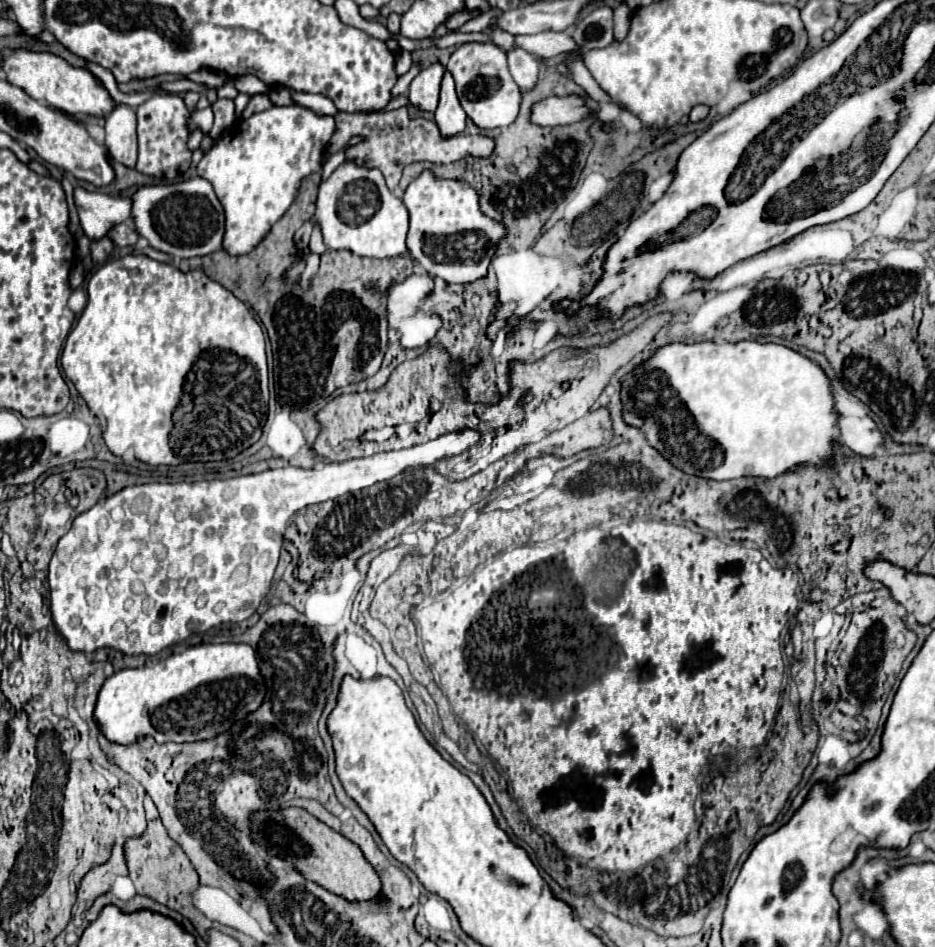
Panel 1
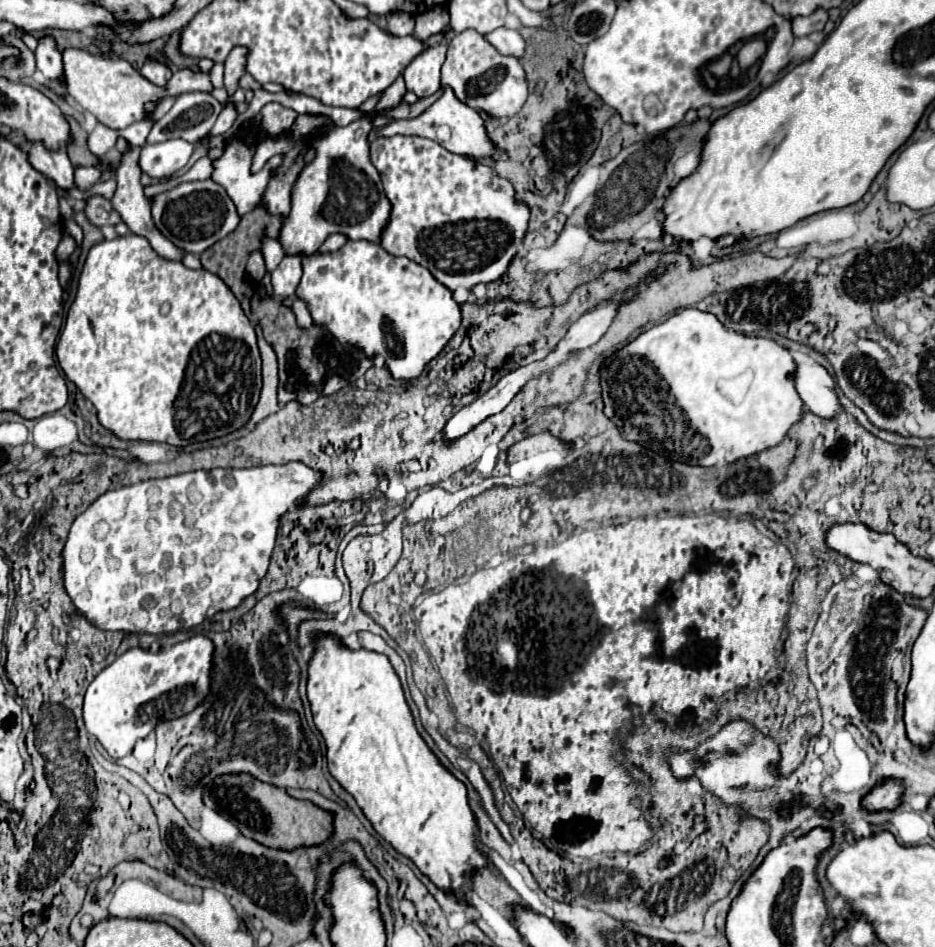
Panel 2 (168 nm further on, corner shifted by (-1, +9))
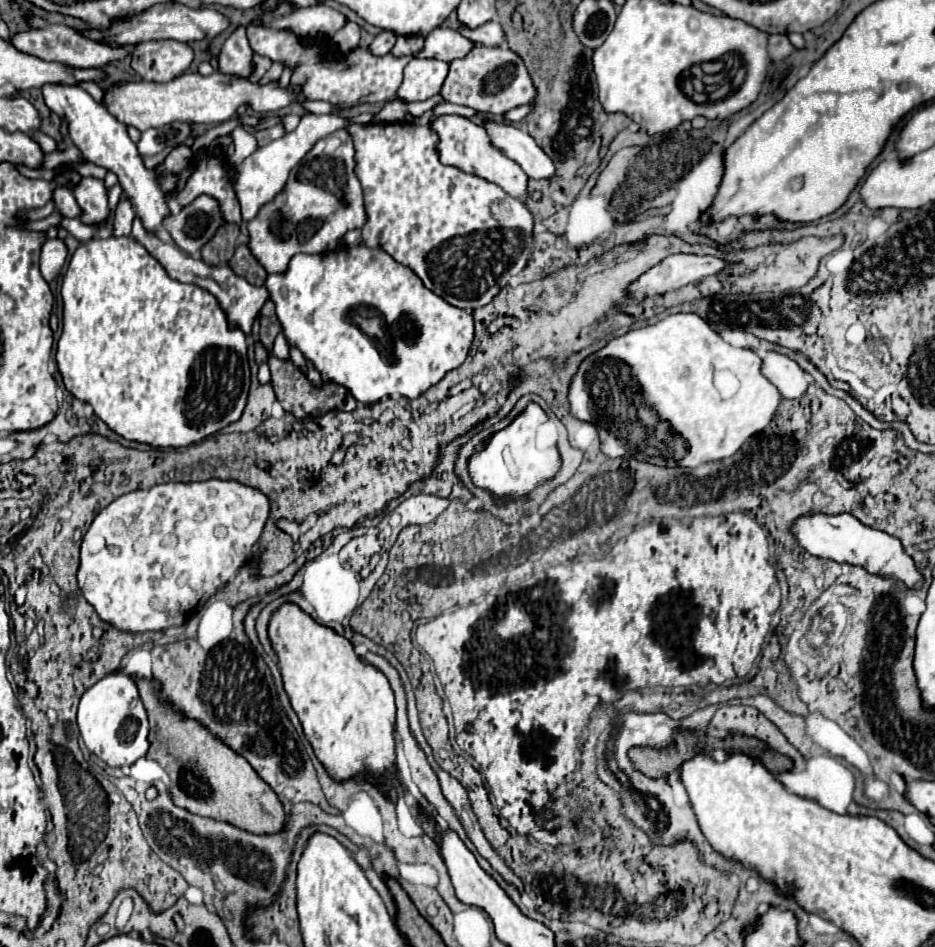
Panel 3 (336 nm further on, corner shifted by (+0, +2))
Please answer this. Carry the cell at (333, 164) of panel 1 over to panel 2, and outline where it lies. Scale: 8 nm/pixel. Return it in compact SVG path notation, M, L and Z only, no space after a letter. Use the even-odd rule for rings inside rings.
M451 87L445 89L445 93L427 109L423 111L419 117L415 119L405 119L405 121L393 121L389 125L383 127L375 127L369 135L369 141L373 141L377 135L419 135L419 137L427 137L437 141L441 147L445 147L451 153L459 153L471 159L493 159L493 161L505 161L507 159L507 151L499 149L487 135L485 131L485 121L481 119L479 111L467 107L465 103L461 103L455 93L451 91Z

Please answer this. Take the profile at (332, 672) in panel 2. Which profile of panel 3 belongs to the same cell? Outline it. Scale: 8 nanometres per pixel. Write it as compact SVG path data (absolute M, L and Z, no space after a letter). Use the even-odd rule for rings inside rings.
M284 604L272 614L268 636L280 658L290 704L326 772L336 782L364 778L386 798L392 798L390 774L396 770L396 704L388 678L358 658L344 636L314 622L296 604Z

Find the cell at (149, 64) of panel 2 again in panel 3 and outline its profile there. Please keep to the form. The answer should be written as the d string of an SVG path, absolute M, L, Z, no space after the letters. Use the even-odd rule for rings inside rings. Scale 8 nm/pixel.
M142 42L132 54L132 68L142 80L170 82L190 66L192 56L192 50L184 42Z

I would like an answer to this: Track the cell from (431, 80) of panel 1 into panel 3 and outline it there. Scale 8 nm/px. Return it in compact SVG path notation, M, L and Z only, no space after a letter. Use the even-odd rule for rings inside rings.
M412 58L404 68L404 80L398 88L398 98L406 102L428 100L436 96L448 74L448 62L434 58Z

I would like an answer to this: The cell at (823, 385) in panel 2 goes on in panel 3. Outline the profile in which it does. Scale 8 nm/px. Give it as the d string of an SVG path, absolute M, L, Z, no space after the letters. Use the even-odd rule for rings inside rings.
M766 352L762 354L762 370L766 370L766 378L774 382L784 398L798 400L808 392L810 380L804 376L804 370L788 356Z

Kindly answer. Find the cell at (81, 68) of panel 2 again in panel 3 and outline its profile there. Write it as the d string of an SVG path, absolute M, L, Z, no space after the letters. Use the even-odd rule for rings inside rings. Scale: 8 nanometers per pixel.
M186 72L166 84L156 84L146 80L110 84L106 88L102 104L122 124L134 126L140 132L144 132L148 128L160 128L174 120L180 120L180 122L192 120L198 124L220 124L230 120L230 116L238 110L242 102L250 102L250 108L254 112L272 112L288 106L296 98L298 98L298 86L290 90L290 88L278 88L276 82L268 86L258 86L258 84L252 84L248 78L238 80L234 76L224 76L218 72L214 72L212 76Z

